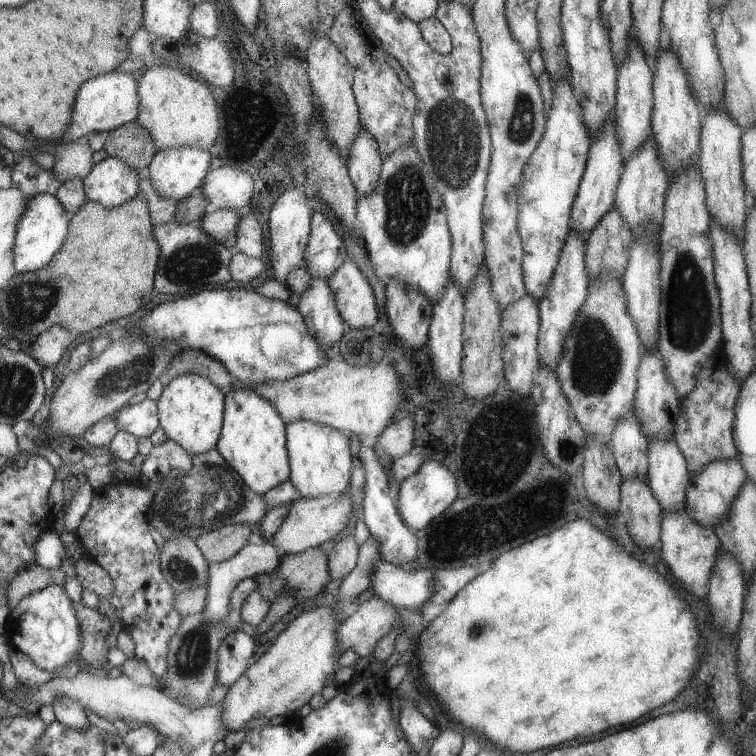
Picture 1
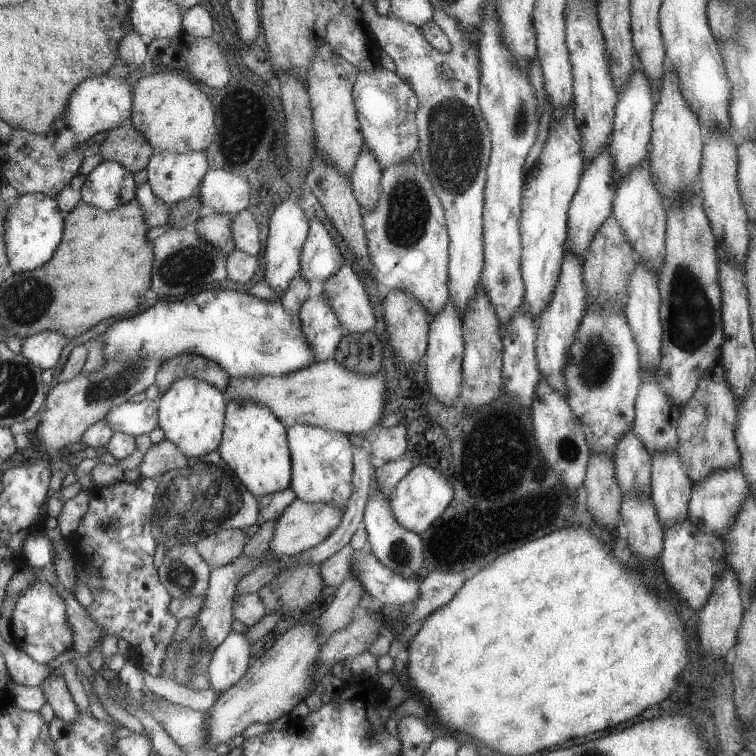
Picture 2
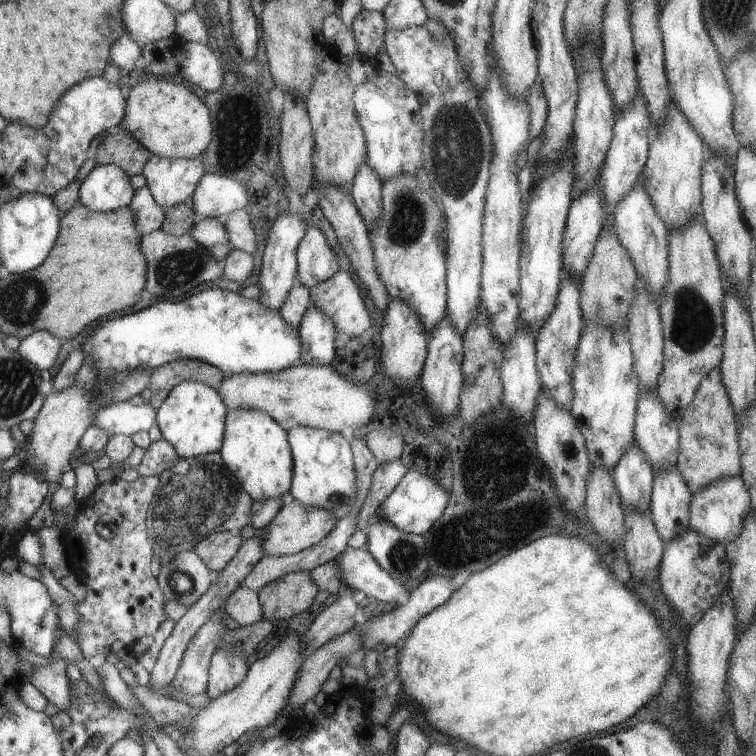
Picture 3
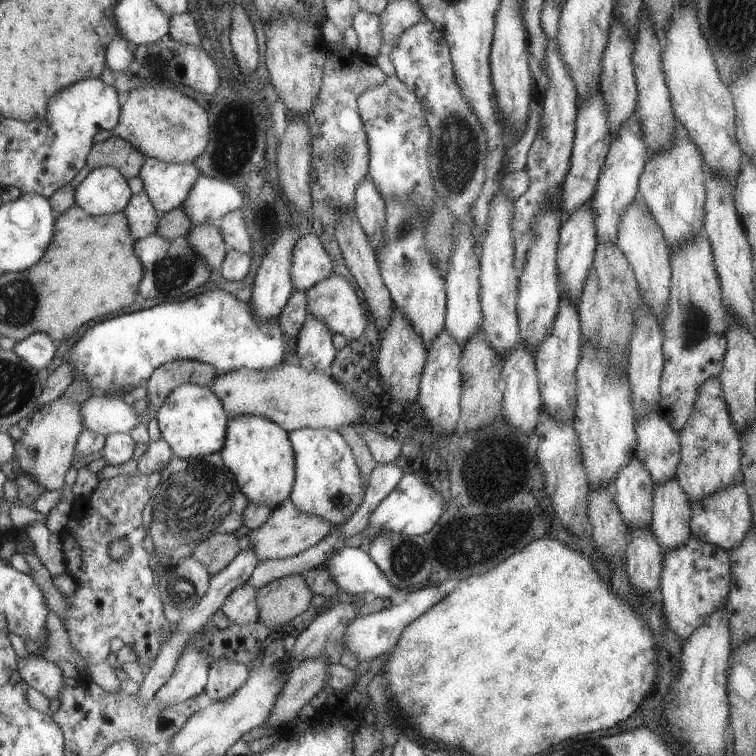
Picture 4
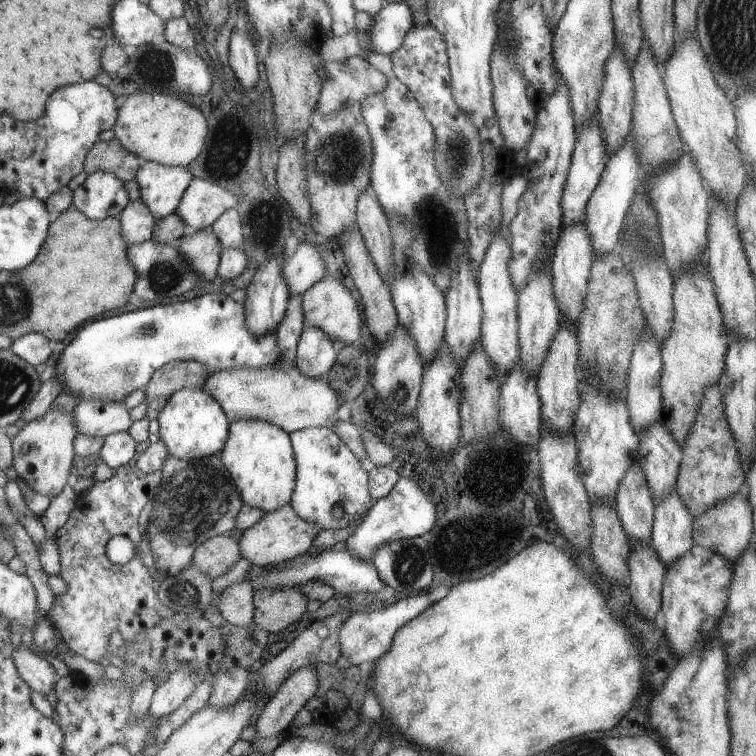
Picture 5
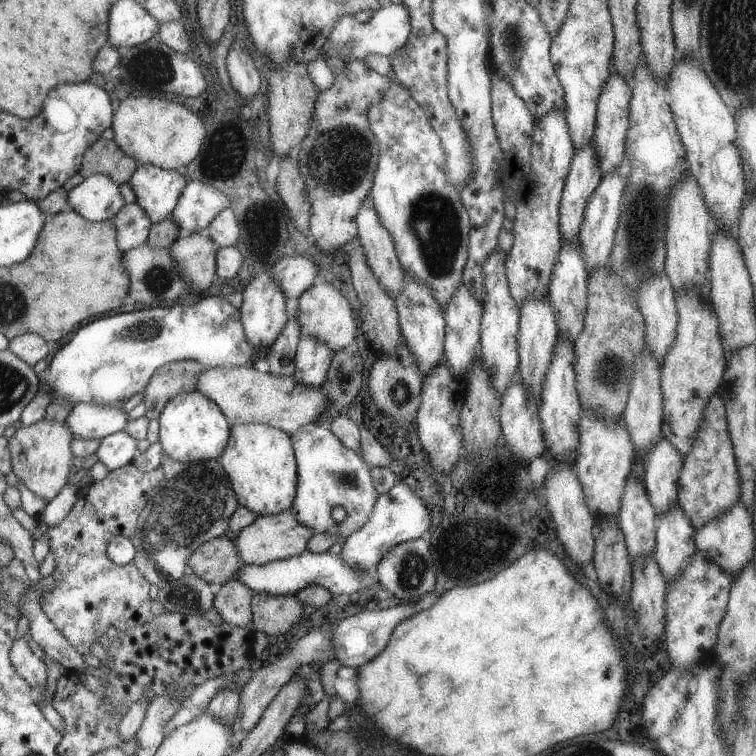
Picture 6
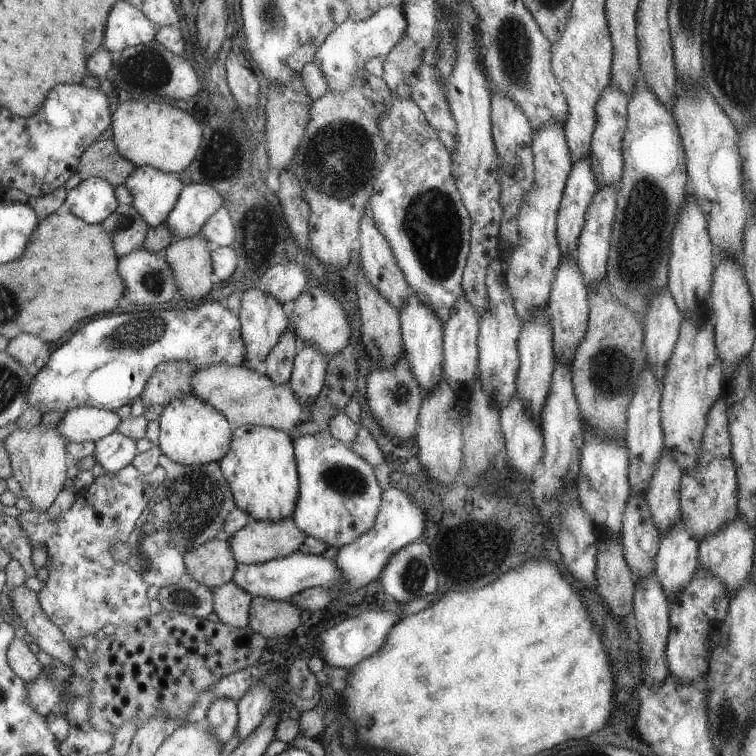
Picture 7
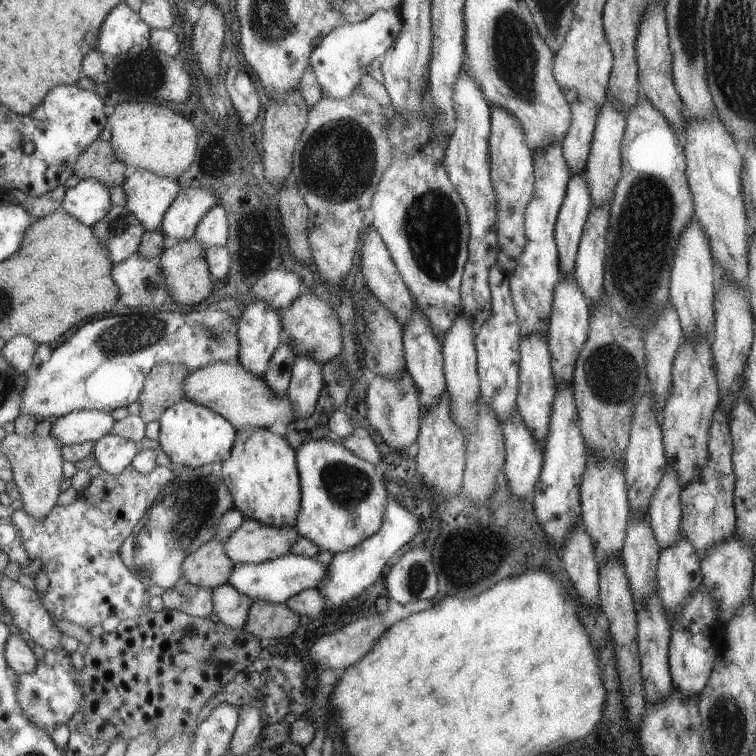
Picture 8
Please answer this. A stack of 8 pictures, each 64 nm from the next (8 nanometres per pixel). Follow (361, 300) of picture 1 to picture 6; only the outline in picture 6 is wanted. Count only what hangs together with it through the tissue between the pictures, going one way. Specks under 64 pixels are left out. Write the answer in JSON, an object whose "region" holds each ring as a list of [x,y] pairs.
{"region":[[[329,282],[309,286],[299,296],[299,300],[297,300],[297,322],[299,322],[301,336],[319,336],[319,340],[323,340],[335,352],[349,346],[349,342],[353,342],[353,336],[355,336],[355,320],[353,320],[351,308],[349,308],[345,296],[341,296],[333,286],[329,286]]]}

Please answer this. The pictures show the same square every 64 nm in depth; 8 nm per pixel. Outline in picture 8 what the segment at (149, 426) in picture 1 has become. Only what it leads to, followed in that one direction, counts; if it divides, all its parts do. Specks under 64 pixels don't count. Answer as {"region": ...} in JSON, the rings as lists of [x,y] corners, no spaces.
{"region":[[[71,412],[55,422],[51,422],[51,432],[61,446],[75,446],[83,442],[97,442],[101,436],[109,434],[113,418],[107,412]]]}

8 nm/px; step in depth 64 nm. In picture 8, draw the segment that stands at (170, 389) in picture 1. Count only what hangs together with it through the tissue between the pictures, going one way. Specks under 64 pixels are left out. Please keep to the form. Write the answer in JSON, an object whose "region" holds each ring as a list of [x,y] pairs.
{"region":[[[179,400],[163,410],[159,418],[159,448],[161,452],[177,466],[185,468],[203,468],[205,464],[223,462],[231,456],[231,448],[235,446],[237,430],[227,422],[227,418],[215,414],[209,408],[203,408],[191,400]]]}

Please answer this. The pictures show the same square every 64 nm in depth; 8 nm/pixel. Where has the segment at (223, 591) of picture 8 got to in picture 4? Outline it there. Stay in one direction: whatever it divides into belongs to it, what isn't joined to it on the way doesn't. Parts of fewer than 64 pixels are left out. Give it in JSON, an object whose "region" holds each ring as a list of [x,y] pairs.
{"region":[[[249,584],[237,586],[221,606],[223,616],[235,626],[247,626],[259,622],[259,606],[257,606],[257,590]]]}

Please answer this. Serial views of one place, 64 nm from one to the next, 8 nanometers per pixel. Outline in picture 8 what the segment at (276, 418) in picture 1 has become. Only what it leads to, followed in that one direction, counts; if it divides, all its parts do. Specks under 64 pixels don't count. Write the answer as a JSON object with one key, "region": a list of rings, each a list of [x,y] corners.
{"region":[[[239,428],[235,446],[231,448],[231,456],[221,462],[221,478],[231,494],[233,508],[239,510],[247,520],[255,520],[273,528],[295,528],[301,508],[301,482],[297,452],[291,448],[291,442],[287,442],[285,436],[273,434],[267,428]]]}

